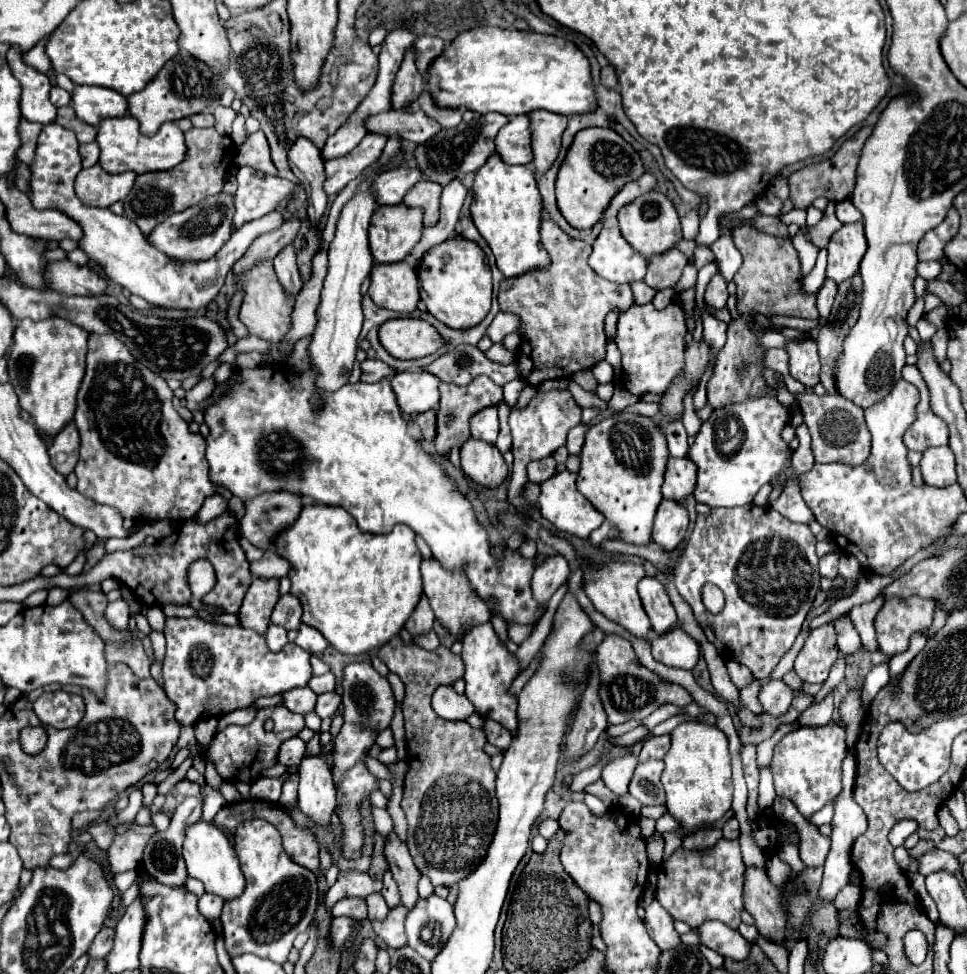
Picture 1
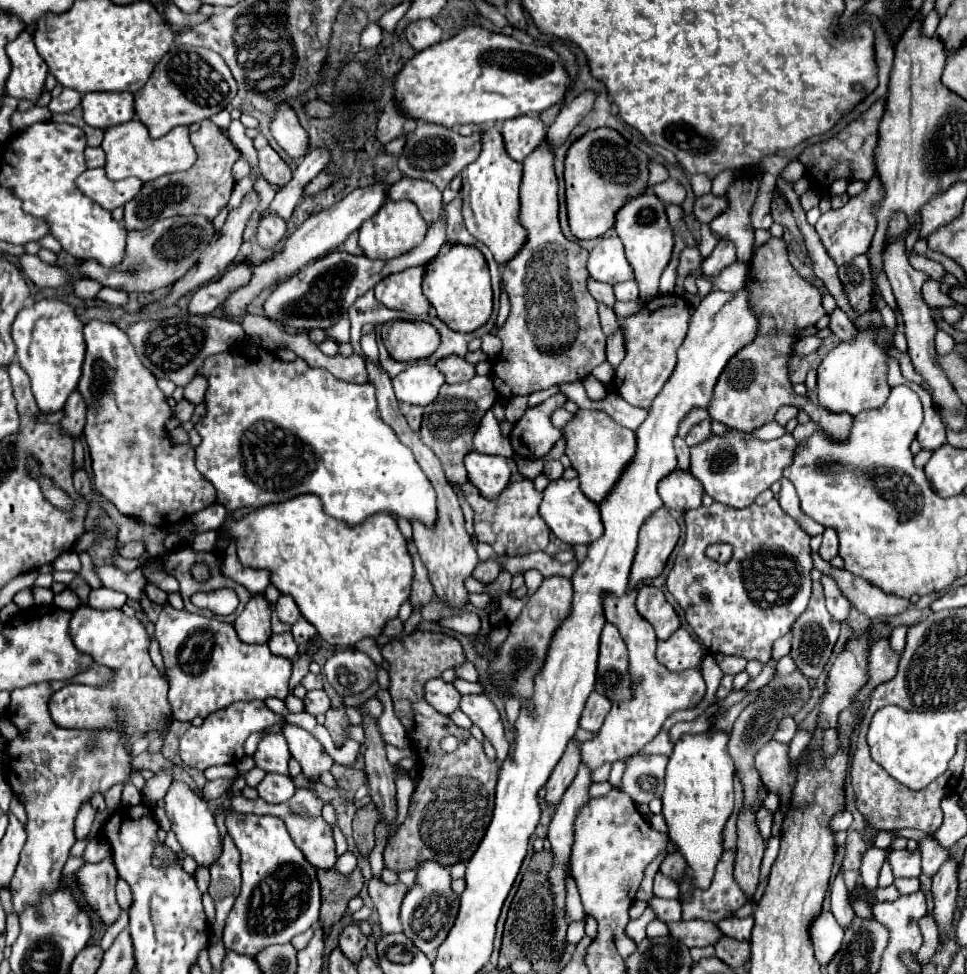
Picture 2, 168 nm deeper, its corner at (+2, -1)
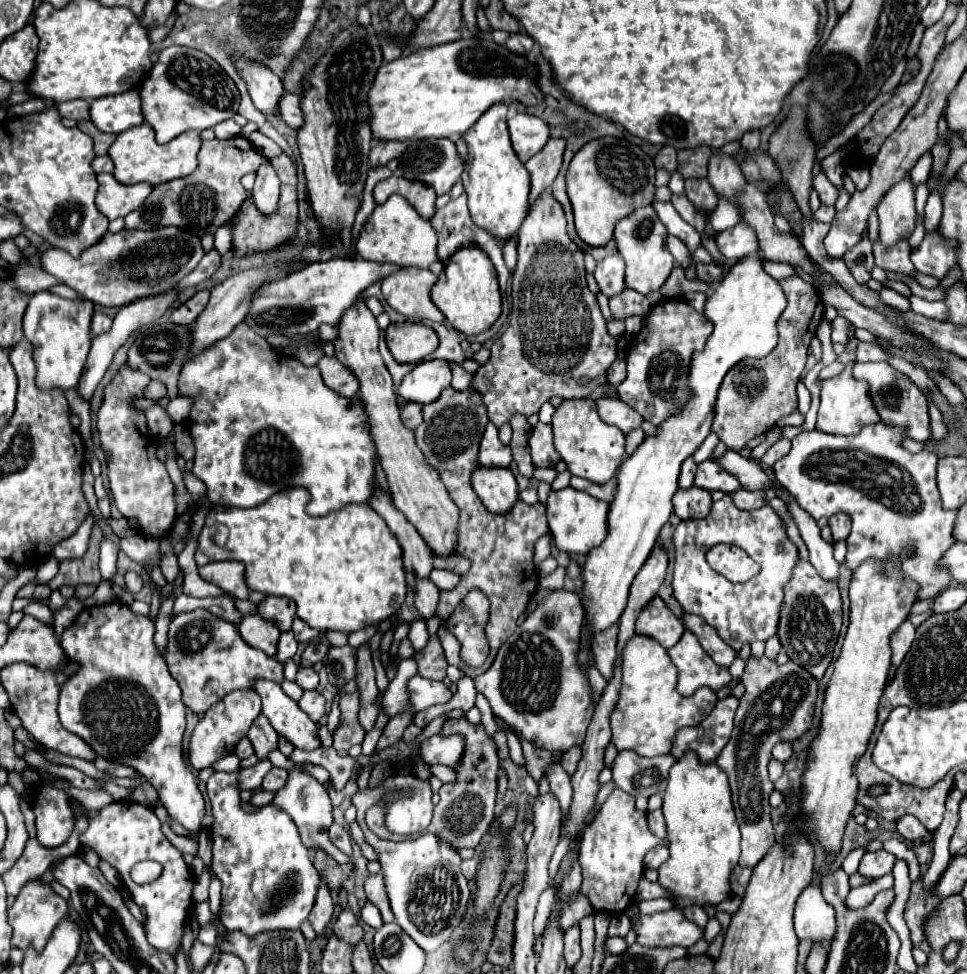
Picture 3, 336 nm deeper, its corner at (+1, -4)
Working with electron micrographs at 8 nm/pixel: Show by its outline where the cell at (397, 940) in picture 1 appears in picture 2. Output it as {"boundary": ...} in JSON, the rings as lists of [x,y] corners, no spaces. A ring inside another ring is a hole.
{"boundary":[[[376,877],[368,881],[368,895],[378,913],[378,923],[382,933],[398,933],[400,929],[400,905],[406,893],[404,883],[384,883]]]}

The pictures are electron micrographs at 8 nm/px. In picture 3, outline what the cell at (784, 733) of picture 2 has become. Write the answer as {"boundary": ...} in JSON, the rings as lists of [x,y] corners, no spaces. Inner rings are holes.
{"boundary":[[[779,742],[779,744],[773,746],[773,758],[781,760],[781,762],[787,762],[789,756],[791,756],[791,752],[793,752],[793,748],[791,748],[789,742]]]}

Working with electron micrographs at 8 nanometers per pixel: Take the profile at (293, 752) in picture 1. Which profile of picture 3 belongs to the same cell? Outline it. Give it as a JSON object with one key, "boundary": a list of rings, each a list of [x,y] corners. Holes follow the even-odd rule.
{"boundary":[[[263,714],[257,718],[257,722],[253,722],[253,728],[249,728],[249,736],[247,738],[251,740],[259,760],[267,760],[269,752],[275,750],[277,744],[279,744],[277,732],[269,724],[269,720],[265,720]]]}

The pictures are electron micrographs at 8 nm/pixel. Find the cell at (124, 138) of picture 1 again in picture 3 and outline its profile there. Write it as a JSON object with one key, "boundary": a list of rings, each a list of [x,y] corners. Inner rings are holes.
{"boundary":[[[139,124],[133,126],[121,134],[117,134],[115,142],[109,148],[109,156],[115,164],[113,176],[121,184],[137,184],[137,182],[149,182],[151,186],[189,176],[197,168],[197,152],[201,146],[201,138],[197,130],[187,130],[173,138],[167,144],[157,144],[155,142],[155,132],[149,124]]]}

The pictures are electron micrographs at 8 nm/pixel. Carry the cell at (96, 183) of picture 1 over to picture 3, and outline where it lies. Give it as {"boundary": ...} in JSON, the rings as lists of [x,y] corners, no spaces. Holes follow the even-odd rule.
{"boundary":[[[97,174],[97,182],[99,182],[99,192],[95,204],[109,220],[127,216],[129,212],[137,210],[153,190],[149,184],[123,186],[111,174]]]}

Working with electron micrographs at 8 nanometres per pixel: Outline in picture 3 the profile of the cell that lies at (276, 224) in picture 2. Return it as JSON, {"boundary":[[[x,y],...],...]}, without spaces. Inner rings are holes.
{"boundary":[[[267,160],[257,170],[257,178],[255,178],[255,186],[253,186],[253,200],[255,200],[257,210],[263,216],[271,216],[273,212],[277,212],[279,178]]]}

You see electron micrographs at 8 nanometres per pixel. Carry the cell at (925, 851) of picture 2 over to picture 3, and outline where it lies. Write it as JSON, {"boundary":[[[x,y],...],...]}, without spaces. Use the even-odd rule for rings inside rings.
{"boundary":[[[903,816],[901,820],[897,820],[897,832],[907,840],[921,840],[923,844],[931,846],[933,844],[933,834],[929,830],[923,828],[923,824],[913,818],[913,816]]]}

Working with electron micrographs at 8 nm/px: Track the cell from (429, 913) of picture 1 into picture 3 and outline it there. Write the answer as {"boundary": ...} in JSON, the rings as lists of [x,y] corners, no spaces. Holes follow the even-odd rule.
{"boundary":[[[395,774],[393,778],[387,778],[381,786],[375,790],[359,790],[353,796],[353,804],[357,806],[357,822],[361,824],[361,830],[365,834],[365,840],[377,850],[379,862],[385,872],[385,884],[387,884],[387,894],[391,900],[391,910],[395,914],[397,924],[403,928],[405,934],[409,934],[417,946],[425,952],[437,950],[441,944],[445,944],[451,936],[451,932],[459,926],[465,914],[465,904],[471,896],[469,884],[465,876],[461,874],[461,858],[453,848],[447,844],[441,844],[437,836],[433,834],[423,834],[415,840],[405,840],[405,842],[391,842],[391,840],[381,840],[375,836],[365,822],[365,812],[367,808],[373,806],[373,792],[389,792],[389,790],[399,790],[399,786],[409,786],[409,788],[421,788],[419,792],[431,794],[429,782],[417,778],[417,776],[401,776]]]}

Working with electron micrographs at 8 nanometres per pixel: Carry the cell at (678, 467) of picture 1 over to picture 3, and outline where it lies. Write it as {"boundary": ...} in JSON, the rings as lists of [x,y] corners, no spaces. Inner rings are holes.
{"boundary":[[[691,486],[691,488],[679,488],[673,496],[673,508],[675,514],[681,520],[689,520],[689,518],[701,518],[709,514],[711,508],[711,494],[705,492],[703,488]]]}

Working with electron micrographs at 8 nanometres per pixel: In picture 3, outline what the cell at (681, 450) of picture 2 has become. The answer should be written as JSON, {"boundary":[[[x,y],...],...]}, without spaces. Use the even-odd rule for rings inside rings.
{"boundary":[[[689,456],[689,460],[685,460],[683,466],[681,466],[681,474],[679,474],[679,486],[681,488],[691,488],[693,486],[695,470],[697,470],[697,464],[695,464],[693,456]]]}

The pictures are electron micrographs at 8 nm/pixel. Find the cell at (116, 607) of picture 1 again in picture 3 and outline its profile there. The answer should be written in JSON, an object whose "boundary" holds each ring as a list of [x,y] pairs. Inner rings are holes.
{"boundary":[[[121,602],[99,604],[99,606],[85,608],[85,610],[77,616],[77,620],[75,620],[75,622],[63,632],[63,636],[61,636],[61,646],[63,646],[65,654],[67,654],[71,660],[77,660],[77,662],[81,664],[81,668],[79,668],[79,672],[77,672],[71,680],[67,680],[65,686],[61,688],[61,696],[59,696],[59,718],[61,718],[61,724],[63,724],[69,732],[73,732],[73,734],[77,734],[79,738],[83,738],[99,756],[103,756],[103,758],[107,758],[107,760],[113,760],[113,762],[117,762],[117,764],[133,766],[149,784],[153,784],[155,788],[159,788],[159,790],[157,790],[157,792],[159,792],[159,800],[161,800],[161,804],[165,806],[165,810],[169,812],[169,816],[171,816],[173,820],[177,820],[189,834],[197,836],[197,834],[201,832],[201,828],[203,828],[201,822],[203,822],[203,816],[205,816],[205,800],[203,800],[203,796],[201,796],[201,792],[199,792],[199,788],[197,788],[197,778],[191,774],[191,768],[189,768],[189,764],[185,762],[185,756],[183,756],[181,740],[183,740],[183,732],[185,732],[185,712],[187,712],[187,710],[185,710],[185,706],[181,704],[181,688],[179,688],[179,684],[173,680],[173,676],[169,674],[167,664],[165,664],[163,656],[159,654],[153,636],[155,636],[155,622],[153,622],[149,616],[133,614],[133,612],[131,612],[125,604],[121,604]]]}

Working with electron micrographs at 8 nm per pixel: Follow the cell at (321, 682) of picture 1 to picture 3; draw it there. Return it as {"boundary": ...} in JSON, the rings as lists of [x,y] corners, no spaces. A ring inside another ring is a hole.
{"boundary":[[[301,668],[297,672],[297,680],[295,680],[303,690],[315,690],[319,684],[319,676],[313,668]]]}

